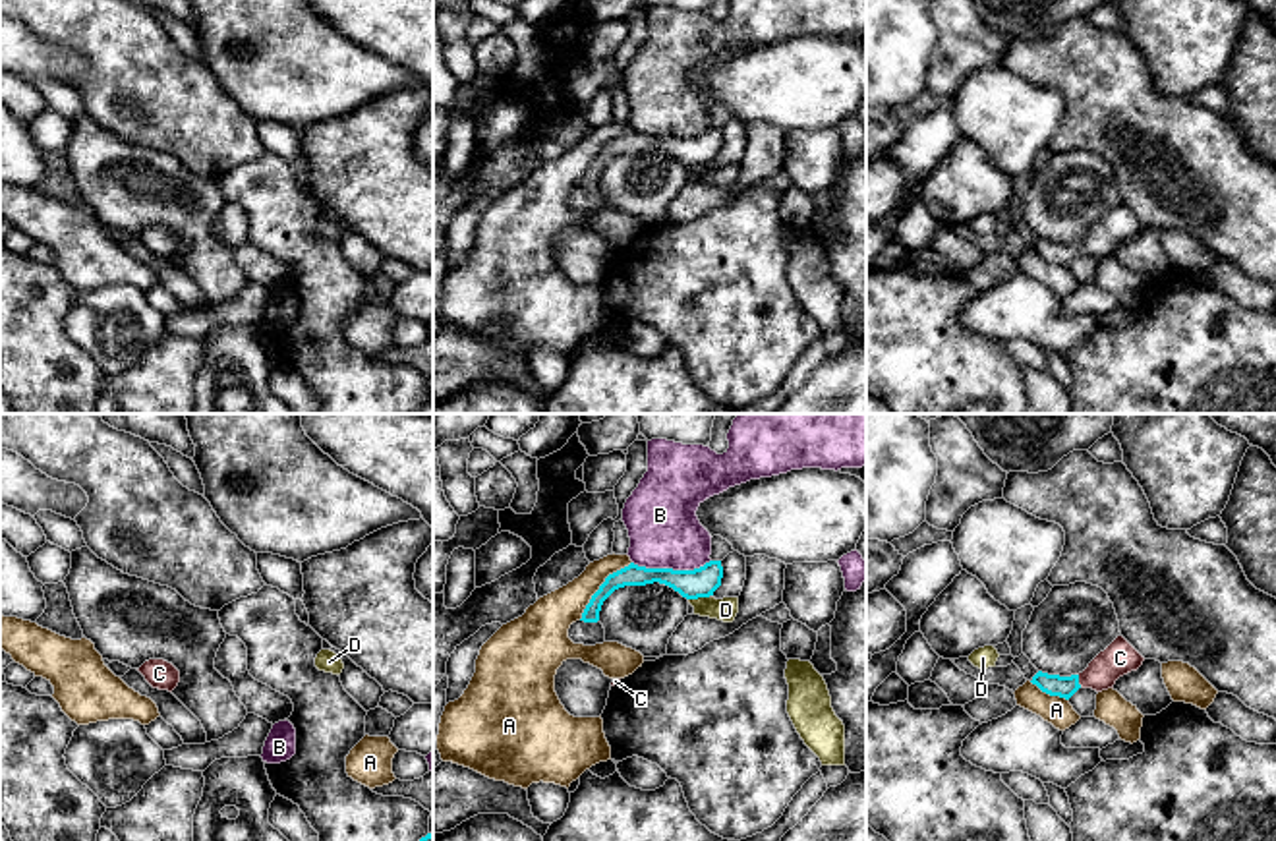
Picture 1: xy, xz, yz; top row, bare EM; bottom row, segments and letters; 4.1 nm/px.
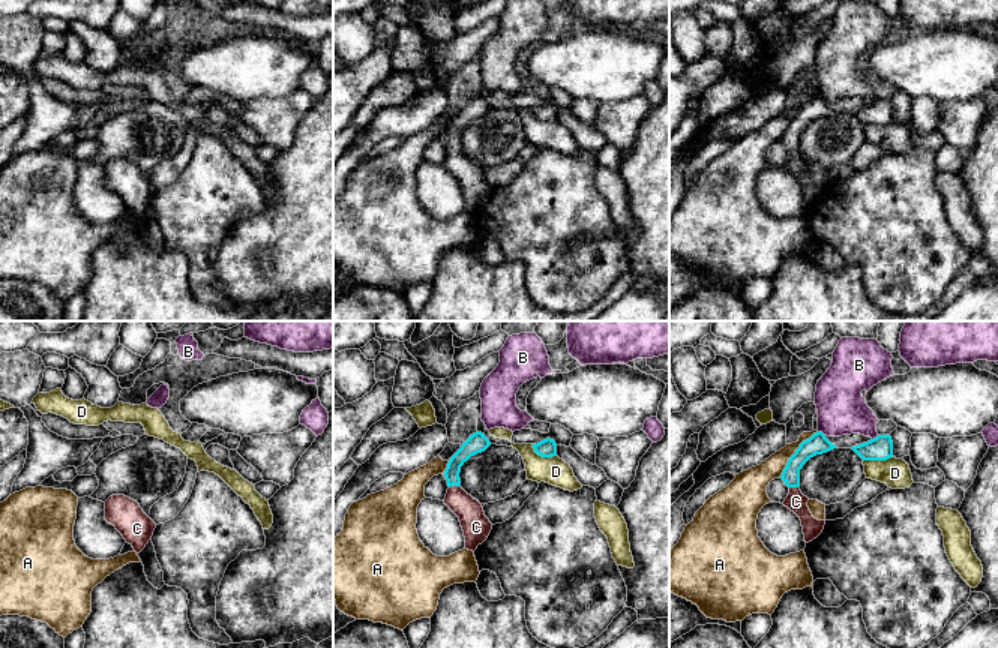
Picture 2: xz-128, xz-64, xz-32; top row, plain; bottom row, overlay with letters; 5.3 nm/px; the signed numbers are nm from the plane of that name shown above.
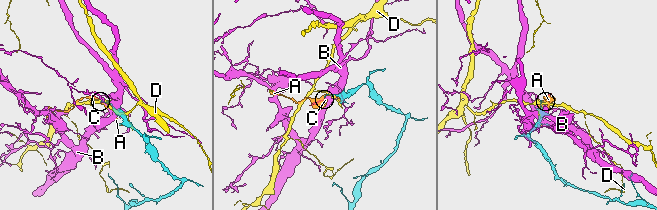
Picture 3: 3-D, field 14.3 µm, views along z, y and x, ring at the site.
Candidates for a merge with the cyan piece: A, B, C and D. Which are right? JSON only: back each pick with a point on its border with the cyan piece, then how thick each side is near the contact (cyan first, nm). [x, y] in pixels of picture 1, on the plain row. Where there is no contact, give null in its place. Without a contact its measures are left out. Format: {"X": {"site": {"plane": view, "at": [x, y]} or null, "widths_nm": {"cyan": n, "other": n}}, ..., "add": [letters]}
{"C": {"site": {"plane": "yz", "at": [1077, 248]}, "widths_nm": {"cyan": 90, "other": 140}}, "add": ["C"]}

